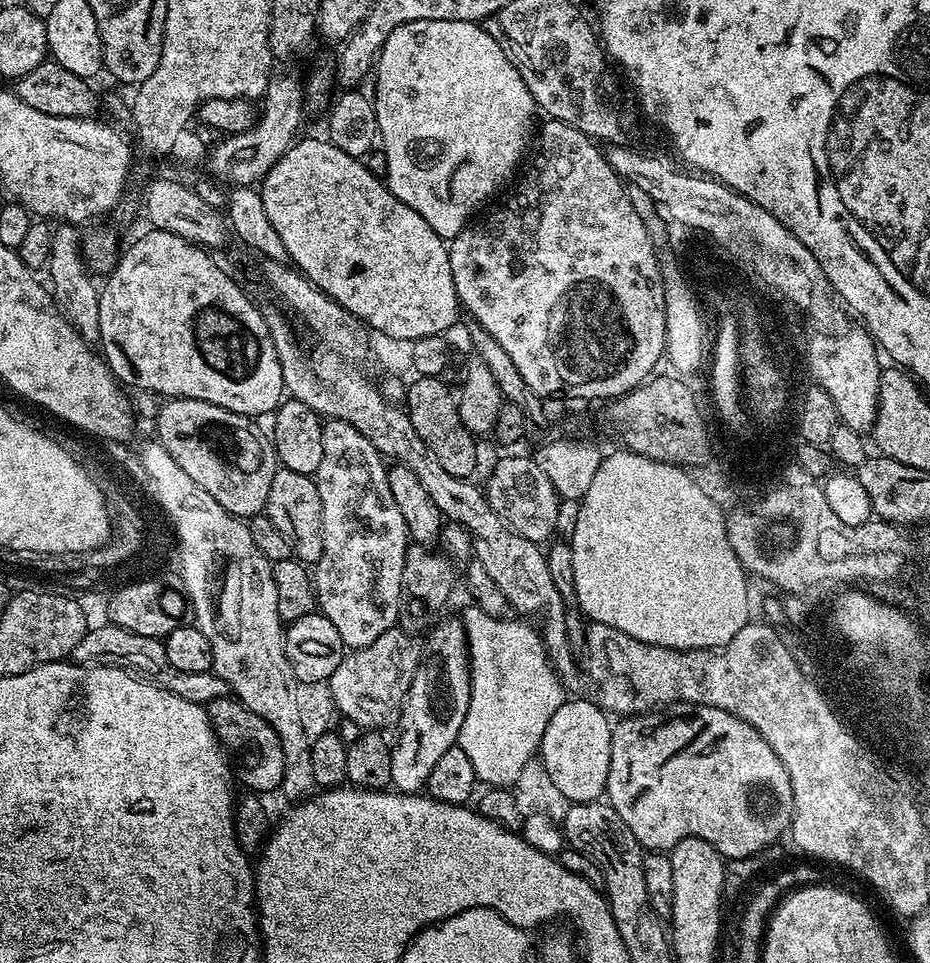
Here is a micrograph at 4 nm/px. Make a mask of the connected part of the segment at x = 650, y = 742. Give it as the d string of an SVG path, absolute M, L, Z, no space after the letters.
M697 705L691 709L692 714L686 718L676 718L668 722L664 722L664 712L653 710L650 712L641 712L635 716L625 716L612 729L612 745L610 746L610 774L608 775L608 787L606 789L607 803L612 805L612 809L618 814L618 818L622 818L622 822L626 822L626 826L630 830L630 834L634 834L634 838L640 843L641 849L647 850L649 853L671 853L675 844L682 842L682 838L690 838L697 836L706 842L710 842L710 846L714 846L714 850L728 860L741 860L747 856L758 856L765 851L767 844L772 844L776 840L776 836L780 836L789 831L792 822L792 790L790 788L790 774L786 774L786 766L782 766L782 762L778 758L778 754L774 754L774 750L770 748L770 742L766 742L766 738L762 738L762 734L750 726L750 722L744 722L742 718L734 716L730 712L714 707L706 707Z

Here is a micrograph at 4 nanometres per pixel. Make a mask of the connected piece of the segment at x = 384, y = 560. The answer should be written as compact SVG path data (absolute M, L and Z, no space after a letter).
M324 420L322 466L314 479L322 498L322 558L314 566L316 602L322 615L334 622L345 649L365 648L374 638L382 638L386 630L397 627L404 595L402 566L410 547L408 527L402 522L394 494L390 494L385 457L350 422Z

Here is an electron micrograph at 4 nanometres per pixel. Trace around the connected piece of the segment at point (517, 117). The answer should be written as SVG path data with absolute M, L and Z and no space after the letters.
M419 20L398 26L386 38L386 42L380 47L374 65L374 80L375 76L374 103L380 131L378 144L384 153L388 189L394 194L394 198L406 202L406 206L410 206L410 210L414 210L414 214L422 214L422 218L426 218L426 226L430 226L430 230L434 230L434 234L445 238L457 236L463 228L468 227L470 221L477 215L475 212L508 179L510 179L509 181L513 179L514 173L521 167L522 161L529 151L530 141L534 136L534 125L537 123L538 109L524 81L523 71L512 64L510 58L506 58L502 46L498 46L498 42L494 42L487 27L481 26L479 23L471 20Z

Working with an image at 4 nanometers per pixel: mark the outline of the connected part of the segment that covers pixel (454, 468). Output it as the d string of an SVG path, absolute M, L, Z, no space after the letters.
M416 376L413 384L406 388L406 411L410 422L414 422L414 430L418 430L418 438L426 442L426 447L434 458L454 478L463 480L476 476L477 437L473 436L466 426L462 426L462 418L458 414L457 397L438 376Z

